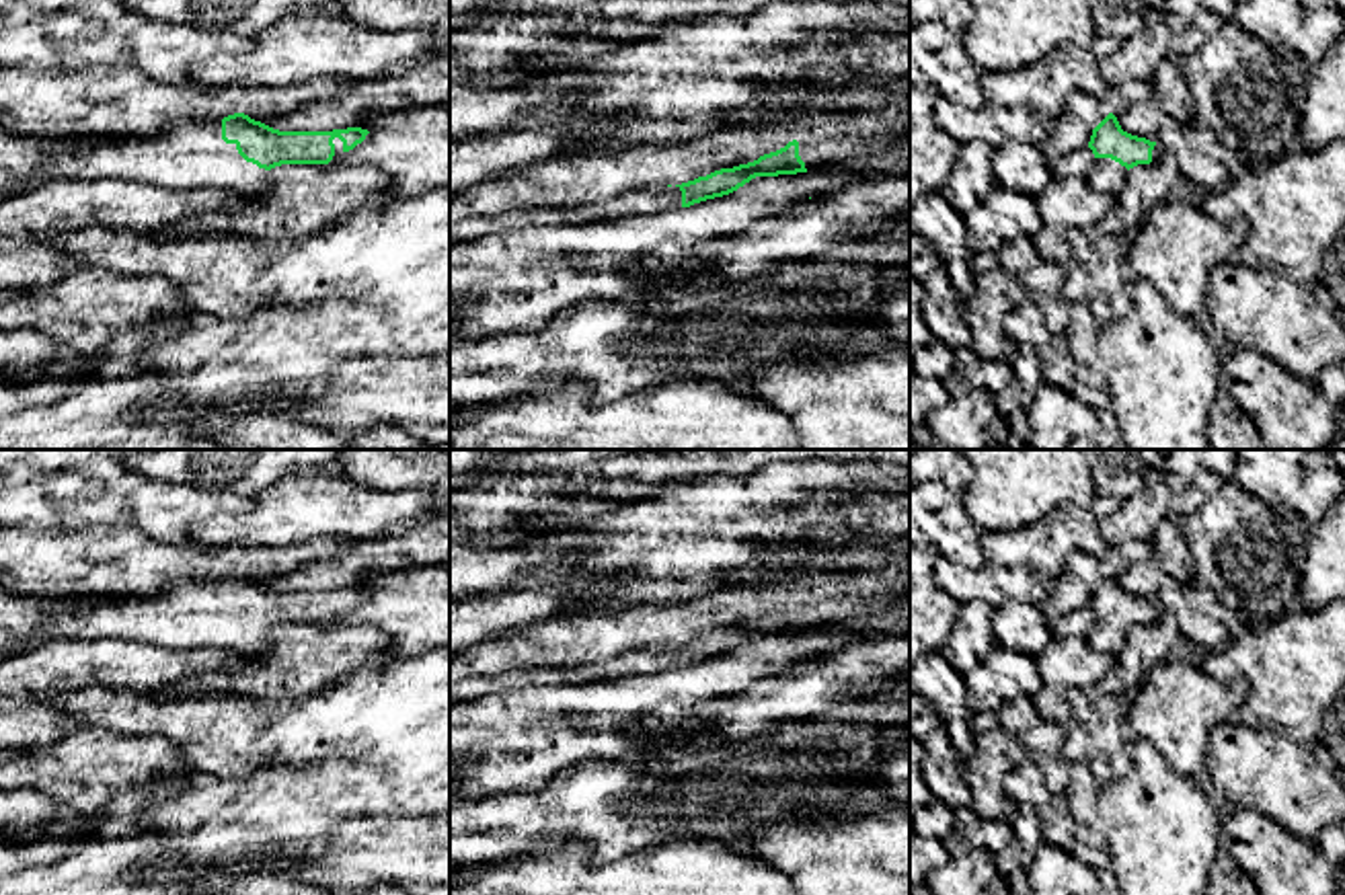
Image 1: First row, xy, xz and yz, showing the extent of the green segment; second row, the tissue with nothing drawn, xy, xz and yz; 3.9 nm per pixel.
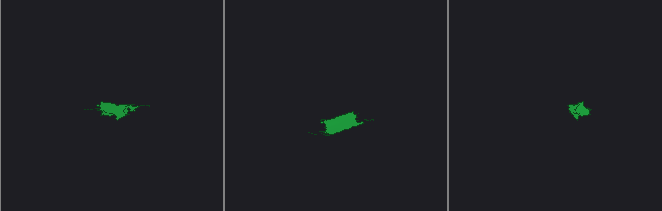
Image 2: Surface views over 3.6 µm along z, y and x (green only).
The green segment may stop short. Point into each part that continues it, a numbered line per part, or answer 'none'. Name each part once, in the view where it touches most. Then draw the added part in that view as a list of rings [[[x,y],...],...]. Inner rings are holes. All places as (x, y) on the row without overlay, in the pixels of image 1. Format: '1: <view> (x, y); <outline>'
1: xy (185, 614); [[[179,579],[152,595],[105,597],[84,614],[53,618],[29,643],[0,647],[0,661],[55,636],[115,638],[172,651],[218,649],[246,657],[267,647],[267,630],[222,599],[222,579]]]

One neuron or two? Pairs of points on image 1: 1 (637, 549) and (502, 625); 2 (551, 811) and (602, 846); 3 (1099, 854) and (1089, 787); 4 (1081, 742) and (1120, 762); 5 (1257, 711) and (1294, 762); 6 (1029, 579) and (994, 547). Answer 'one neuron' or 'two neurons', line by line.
1: two neurons
2: one neuron
3: one neuron
4: one neuron
5: two neurons
6: two neurons

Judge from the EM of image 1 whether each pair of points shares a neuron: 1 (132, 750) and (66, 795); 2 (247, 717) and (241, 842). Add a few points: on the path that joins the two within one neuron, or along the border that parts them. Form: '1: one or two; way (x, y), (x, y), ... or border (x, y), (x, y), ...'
1: one; way (116, 760), (99, 770), (91, 770), (83, 779)
2: two; border (257, 766), (233, 779), (202, 776)

